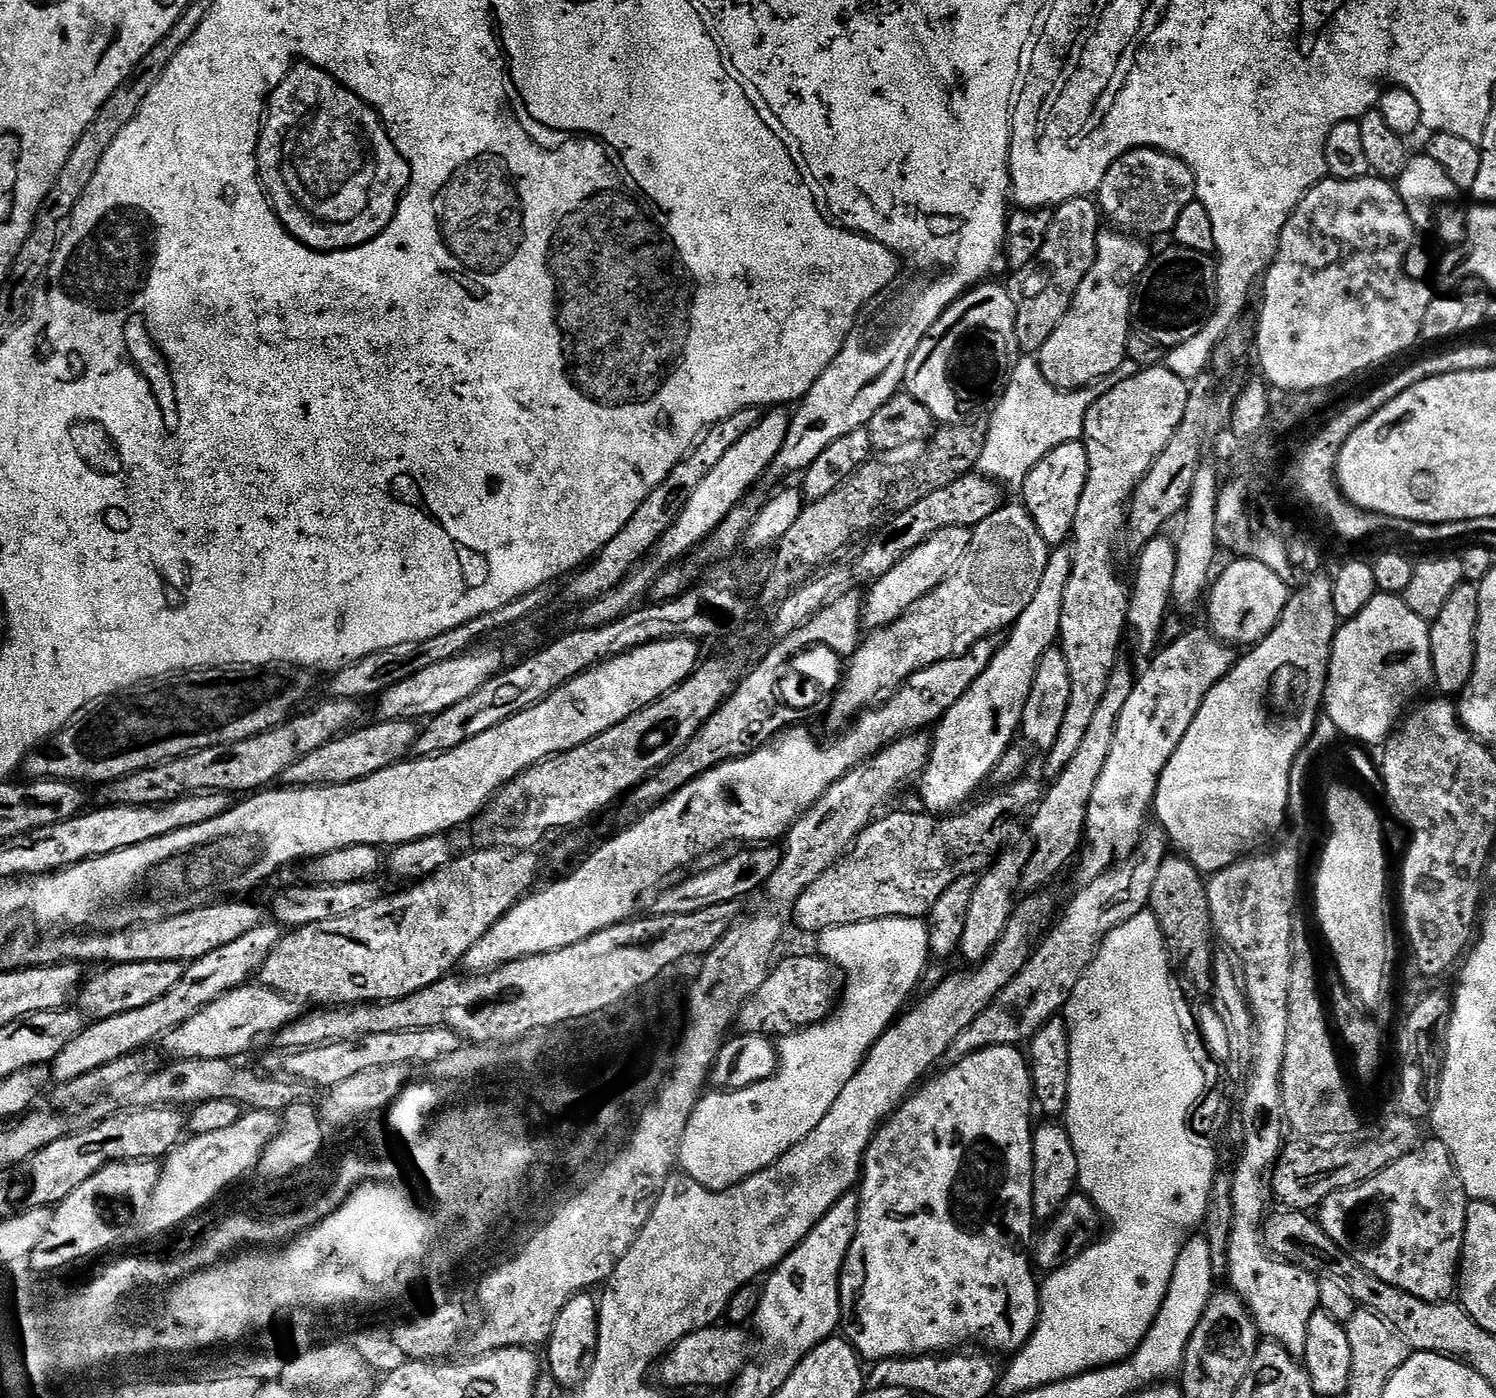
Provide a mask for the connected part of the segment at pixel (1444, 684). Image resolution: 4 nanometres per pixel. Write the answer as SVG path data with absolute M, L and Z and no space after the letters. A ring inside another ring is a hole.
M1467 582L1460 584L1442 614L1431 621L1430 646L1432 647L1432 674L1435 687L1440 687L1445 697L1452 698L1464 691L1470 682L1476 661L1476 623L1478 622L1479 587Z

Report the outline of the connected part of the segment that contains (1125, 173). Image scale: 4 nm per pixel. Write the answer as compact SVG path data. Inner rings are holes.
M1135 148L1106 170L1098 193L1098 207L1103 219L1113 229L1137 238L1165 236L1171 233L1178 217L1186 206L1196 200L1196 175L1194 170L1178 157L1156 148Z

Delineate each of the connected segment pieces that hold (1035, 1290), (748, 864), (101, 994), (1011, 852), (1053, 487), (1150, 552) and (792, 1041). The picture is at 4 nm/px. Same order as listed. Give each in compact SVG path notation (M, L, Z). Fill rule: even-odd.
M990 1046L947 1067L947 1071L941 1076L934 1080L929 1079L922 1087L913 1091L908 1099L881 1123L876 1129L876 1135L868 1143L862 1165L862 1183L858 1188L860 1214L856 1237L850 1246L848 1256L844 1259L844 1270L840 1275L842 1332L848 1343L856 1349L861 1361L875 1362L906 1356L944 1354L949 1350L956 1350L967 1345L964 1344L967 1340L982 1335L987 1328L992 1328L992 1344L998 1351L1015 1354L1032 1336L1040 1317L1040 1289L1035 1276L1037 1273L1030 1259L1030 1241L1033 1239L1032 1224L1034 1225L1032 1211L1034 1123L1032 1124L1031 1120L1034 1093L1029 1057L1025 1053L1023 1056L1020 1051L1021 1049L1016 1046Z
M752 846L747 850L740 850L737 856L732 856L729 860L724 860L721 864L713 866L709 872L700 872L697 876L692 876L689 880L681 882L677 888L672 888L669 892L659 893L660 901L657 902L655 911L663 914L665 912L697 912L706 906L714 906L722 902L730 902L737 899L736 892L752 892L756 887L767 885L770 874L778 870L781 849L776 846Z
M151 960L150 962L134 962L133 964L114 964L105 967L92 981L85 983L78 993L78 1008L89 1021L105 1020L114 1014L126 1014L126 1010L139 1010L142 1006L150 1006L150 1002L158 1002L184 977L185 965L179 960Z
M1024 838L1015 844L1009 843L997 856L992 867L976 881L976 890L970 898L970 910L966 912L966 927L962 930L959 955L969 960L969 965L982 963L998 946L1002 934L1012 917L1016 892L1021 891L1020 879L1026 870L1026 862L1032 853L1031 839Z
M1073 442L1050 450L1050 454L1046 454L1046 458L1042 458L1042 462L1038 462L1038 466L1034 466L1034 470L1030 470L1030 474L1022 481L1022 489L1024 488L1022 503L1028 509L1030 518L1034 518L1038 534L1042 534L1042 538L1049 546L1063 545L1071 537L1074 514L1078 514L1078 502L1082 499L1082 490L1086 486L1087 477L1088 455L1083 443Z
M1161 534L1159 536L1155 536L1151 542L1145 544L1143 548L1139 549L1138 556L1140 556L1140 561L1136 564L1136 581L1131 581L1130 584L1130 595L1128 597L1128 628L1130 629L1131 635L1132 632L1136 635L1136 648L1141 652L1145 658L1151 657L1153 653L1157 651L1158 645L1161 643L1160 640L1160 632L1165 631L1166 628L1166 619L1164 620L1164 615L1167 614L1168 608L1170 609L1170 605L1172 604L1172 587L1174 586L1174 566L1176 565L1176 545L1170 539L1167 540L1167 535Z
M895 916L843 924L824 929L819 933L818 940L819 955L835 964L846 977L842 999L835 1012L823 1024L814 1024L802 1032L793 1032L791 1036L783 1037L779 1041L778 1071L775 1076L754 1086L735 1090L712 1090L712 1093L709 1091L701 1095L695 1110L690 1114L688 1132L682 1138L678 1164L689 1178L712 1192L727 1192L747 1176L753 1176L755 1172L770 1166L778 1158L782 1158L782 1154L802 1142L802 1138L806 1138L806 1134L810 1134L810 1130L814 1130L814 1126L818 1126L818 1122L826 1118L830 1106L834 1106L834 1100L838 1098L838 1094L842 1094L846 1082L850 1082L873 1044L901 1015L908 995L915 990L916 983L922 980L930 964L928 926L923 919L911 920L905 916Z

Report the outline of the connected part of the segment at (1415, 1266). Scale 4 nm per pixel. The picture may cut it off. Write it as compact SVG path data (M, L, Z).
M1429 1138L1406 1154L1406 1158L1398 1158L1398 1162L1386 1166L1386 1170L1374 1174L1369 1180L1330 1194L1318 1207L1318 1219L1322 1230L1338 1242L1340 1249L1350 1254L1358 1266L1370 1270L1374 1278L1382 1278L1382 1282L1390 1282L1390 1286L1398 1286L1398 1290L1406 1290L1406 1294L1414 1294L1414 1298L1444 1302L1458 1288L1460 1252L1464 1248L1469 1203L1450 1150L1441 1140Z

